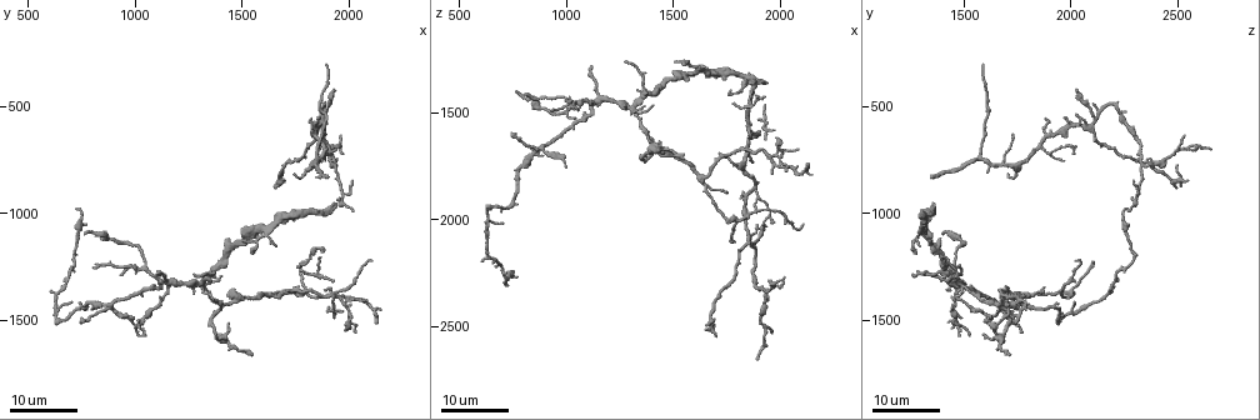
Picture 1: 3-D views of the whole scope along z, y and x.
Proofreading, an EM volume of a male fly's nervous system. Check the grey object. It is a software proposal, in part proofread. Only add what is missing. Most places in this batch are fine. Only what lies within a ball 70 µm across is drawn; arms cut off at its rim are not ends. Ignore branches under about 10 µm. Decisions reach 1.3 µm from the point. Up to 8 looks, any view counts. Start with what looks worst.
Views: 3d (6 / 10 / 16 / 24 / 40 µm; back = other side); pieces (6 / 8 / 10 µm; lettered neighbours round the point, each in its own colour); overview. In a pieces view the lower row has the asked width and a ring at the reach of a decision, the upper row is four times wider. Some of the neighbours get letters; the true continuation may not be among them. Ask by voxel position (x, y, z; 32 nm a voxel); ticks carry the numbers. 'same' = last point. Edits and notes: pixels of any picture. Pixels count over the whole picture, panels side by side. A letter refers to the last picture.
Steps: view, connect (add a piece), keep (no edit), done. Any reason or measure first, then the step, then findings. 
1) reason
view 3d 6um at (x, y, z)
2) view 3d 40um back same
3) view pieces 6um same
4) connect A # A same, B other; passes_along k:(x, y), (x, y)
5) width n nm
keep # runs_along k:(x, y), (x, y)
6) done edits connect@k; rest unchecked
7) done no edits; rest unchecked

an open end
view 3d 24um at (1540, 1650, 1710)

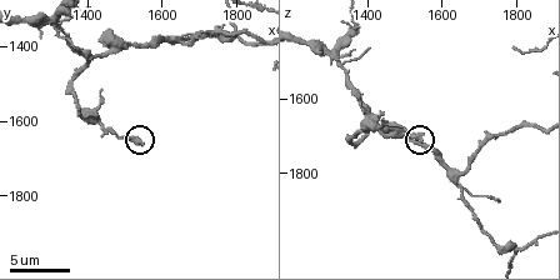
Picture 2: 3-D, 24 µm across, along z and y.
view pieces 8um at (1540, 1660, 1710)

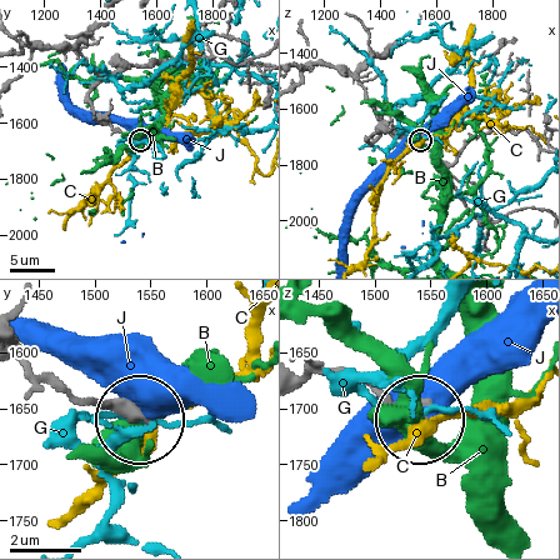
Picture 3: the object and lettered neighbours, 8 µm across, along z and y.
keep # B other, C other, G other, J other; runs_along 3:(28, 365), (133, 416); none of them fits

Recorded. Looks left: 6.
branch stops here
view 3d 16um at (1770, 1230, 2110)

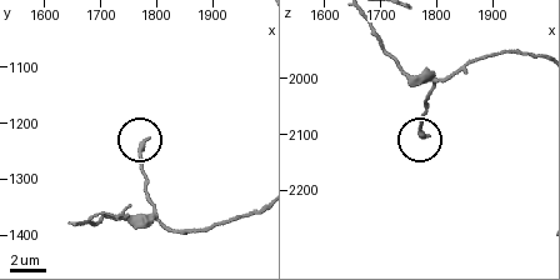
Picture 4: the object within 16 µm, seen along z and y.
see the neighbours
view pieces 8um at (1785, 1225, 2100)

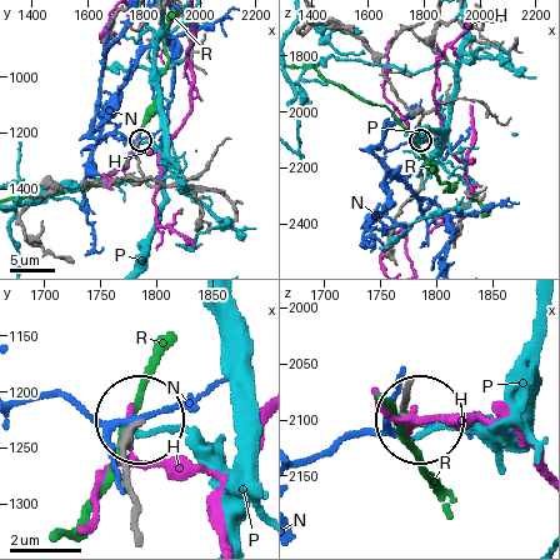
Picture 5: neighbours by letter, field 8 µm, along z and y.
keep # H other, N other, P other, R other; no lettered piece goes on from it

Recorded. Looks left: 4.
tapers out
view 3d 16um at (1930, 430, 2040)

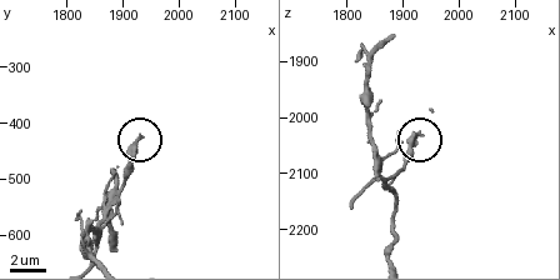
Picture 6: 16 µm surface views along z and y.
see the neighbours
view pieces 10um at (1930, 425, 2030)

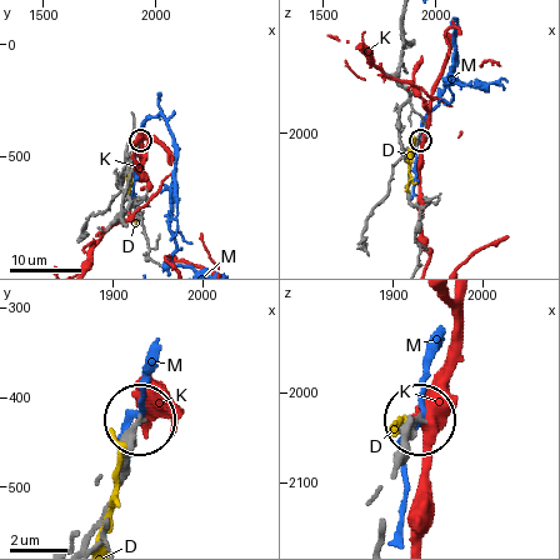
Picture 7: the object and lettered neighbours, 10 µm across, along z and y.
keep # D other, K other, M other; runs_along 7:(95, 523), (135, 425); no lettered piece goes on from it

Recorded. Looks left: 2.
view 3d 16um at (1890, 690, 2650)

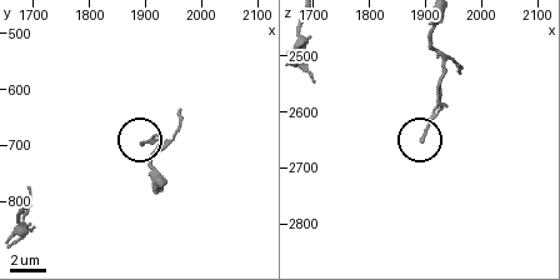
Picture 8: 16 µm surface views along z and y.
view pieces 10um at (1890, 695, 2650)

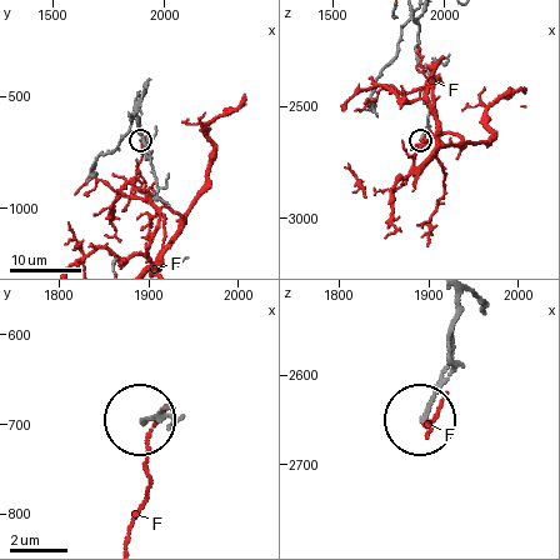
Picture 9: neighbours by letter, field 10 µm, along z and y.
keep # F other; no lettered piece goes on from it

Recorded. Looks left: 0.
done no edits; rest unchecked

